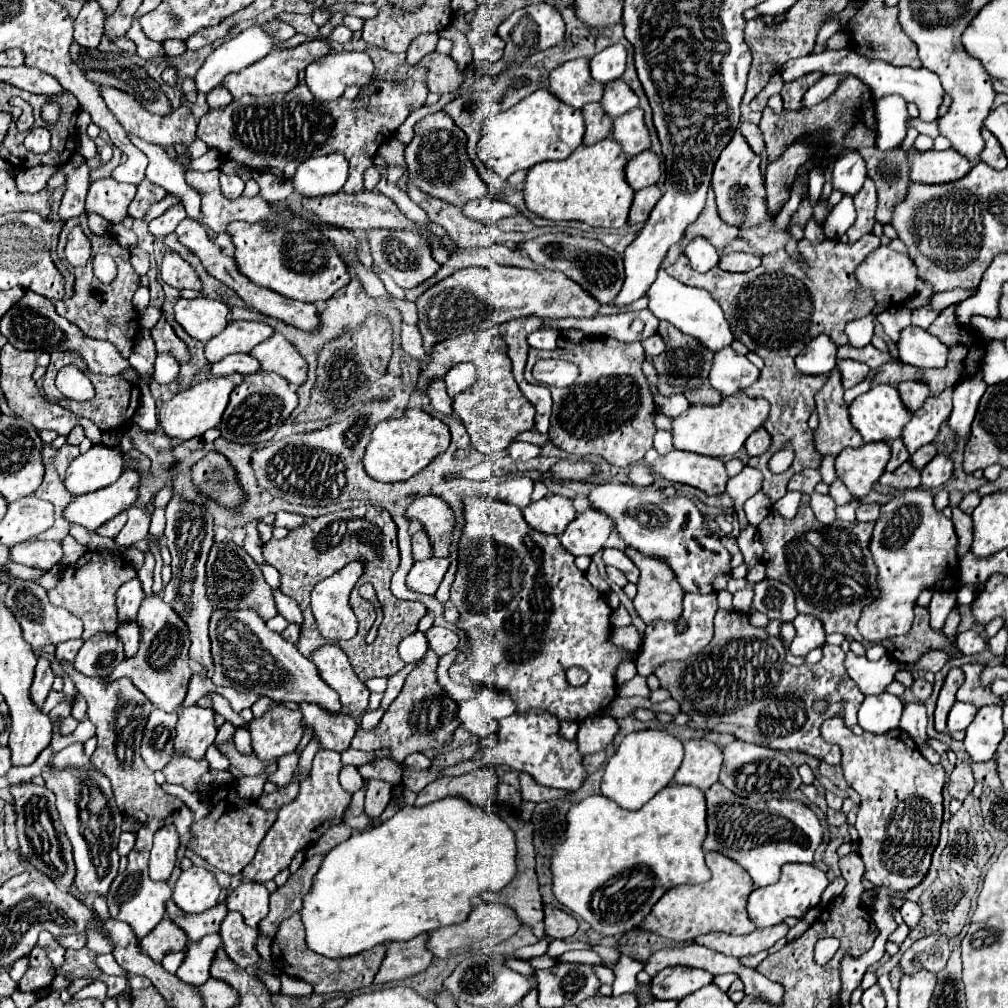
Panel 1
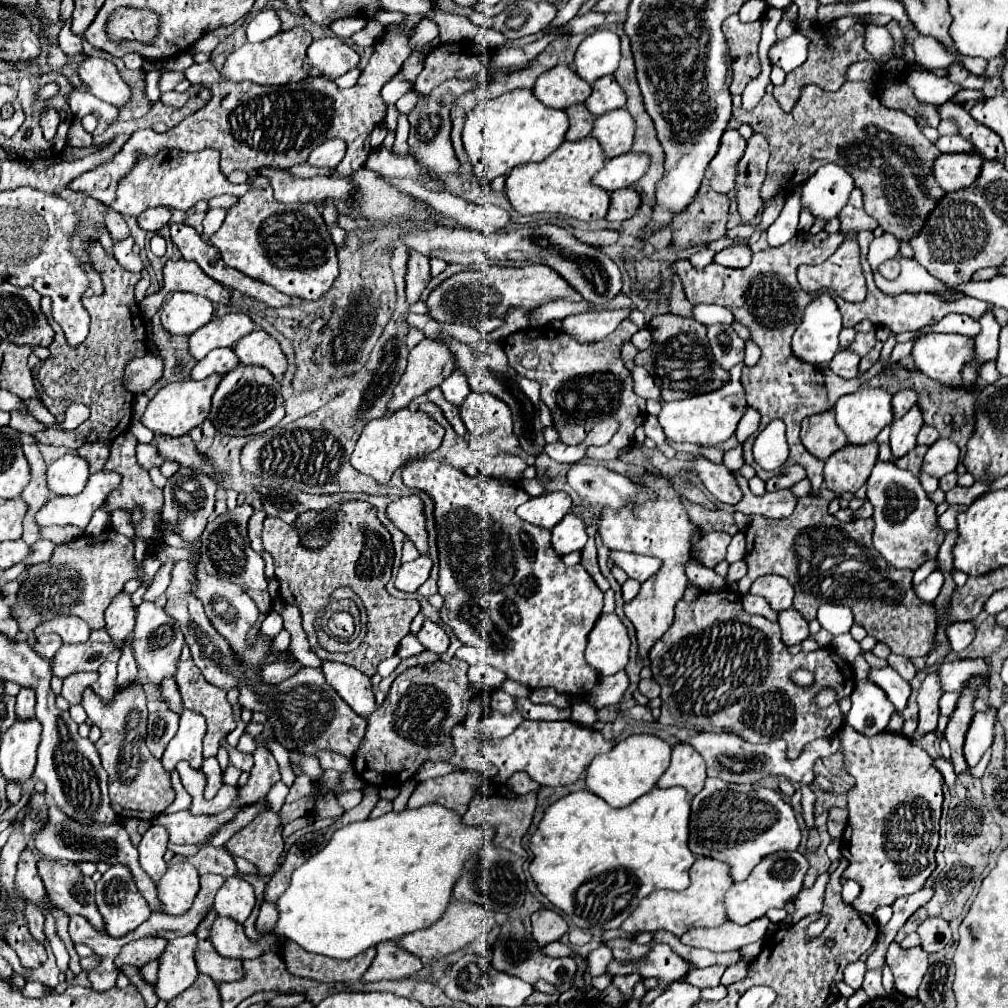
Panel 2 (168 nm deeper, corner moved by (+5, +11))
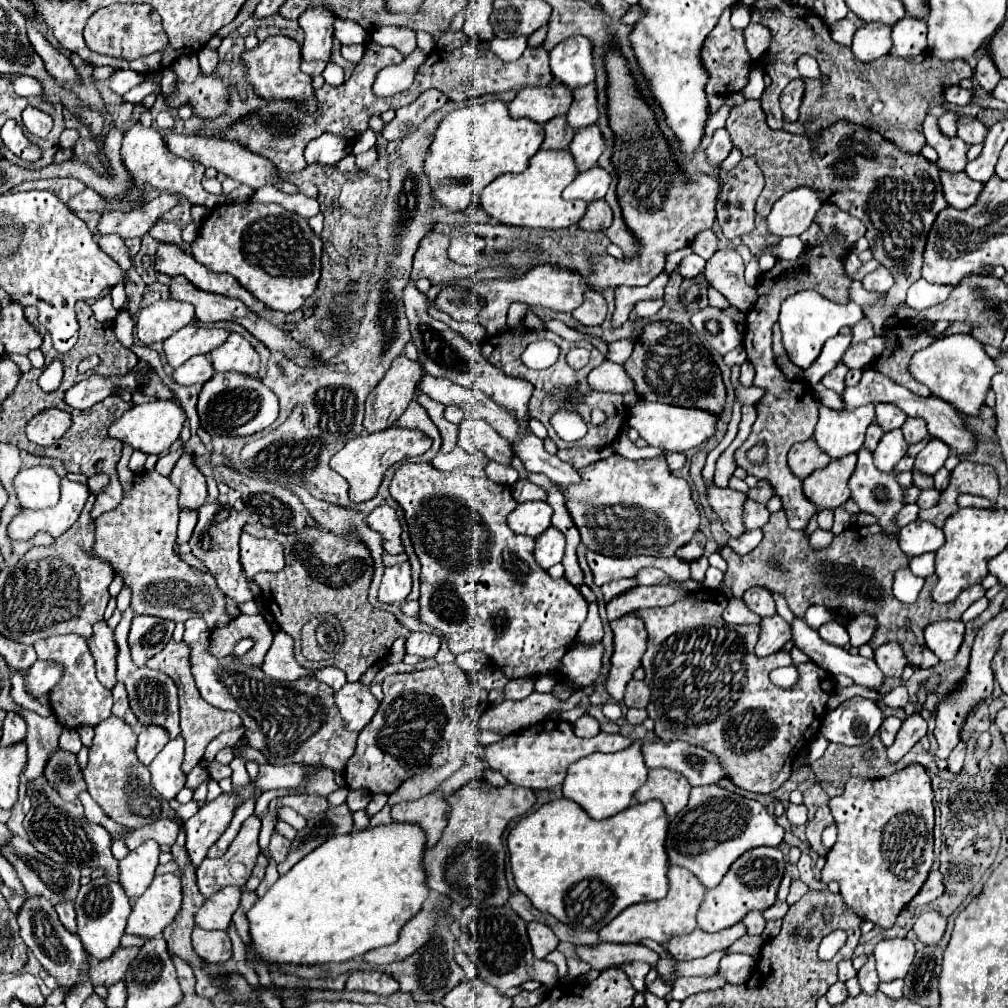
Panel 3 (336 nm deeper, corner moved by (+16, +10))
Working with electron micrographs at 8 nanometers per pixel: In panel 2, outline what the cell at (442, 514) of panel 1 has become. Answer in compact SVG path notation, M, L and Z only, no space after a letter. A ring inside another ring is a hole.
M417 495L401 497L387 505L387 517L393 521L397 529L405 533L405 537L417 547L419 553L427 553L427 531L423 517L423 503Z

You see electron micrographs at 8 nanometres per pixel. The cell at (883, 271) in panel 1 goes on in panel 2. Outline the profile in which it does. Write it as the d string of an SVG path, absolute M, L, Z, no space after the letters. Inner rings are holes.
M889 259L889 261L885 261L885 263L879 265L879 273L885 279L889 279L889 281L897 279L899 277L899 271L901 271L901 267L899 267L899 261L897 259Z

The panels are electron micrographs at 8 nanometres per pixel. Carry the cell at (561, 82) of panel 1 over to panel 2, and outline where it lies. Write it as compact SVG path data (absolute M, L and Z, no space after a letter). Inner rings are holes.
M557 65L541 75L533 87L533 95L551 109L567 109L583 103L591 93L591 85L583 81L569 65Z

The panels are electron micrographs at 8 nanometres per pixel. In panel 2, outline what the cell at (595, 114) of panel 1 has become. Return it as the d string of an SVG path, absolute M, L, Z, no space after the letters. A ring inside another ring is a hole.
M571 105L567 111L569 117L569 129L567 129L567 141L579 141L583 137L587 137L593 129L593 121L587 107L581 105Z

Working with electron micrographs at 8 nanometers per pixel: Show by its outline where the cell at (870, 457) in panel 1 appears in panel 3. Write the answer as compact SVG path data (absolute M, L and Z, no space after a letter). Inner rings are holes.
M856 454L832 460L826 468L812 472L804 478L804 494L810 502L822 508L842 506L850 498L848 480L856 468Z

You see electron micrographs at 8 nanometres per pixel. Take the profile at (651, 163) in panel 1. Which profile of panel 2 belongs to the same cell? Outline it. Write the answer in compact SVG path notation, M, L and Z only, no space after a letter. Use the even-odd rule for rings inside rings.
M625 153L615 159L609 159L601 171L595 173L593 183L603 187L607 193L613 193L623 187L631 187L649 167L649 155Z

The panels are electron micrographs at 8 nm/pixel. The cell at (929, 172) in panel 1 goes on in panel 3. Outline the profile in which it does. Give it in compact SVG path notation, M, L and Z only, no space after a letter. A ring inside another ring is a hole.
M940 170L940 182L942 182L948 204L960 210L972 206L972 202L976 202L976 196L982 190L982 184L972 180L966 172Z

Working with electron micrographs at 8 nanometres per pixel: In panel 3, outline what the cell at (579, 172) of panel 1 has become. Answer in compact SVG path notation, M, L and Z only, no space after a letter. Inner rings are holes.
M540 150L530 166L520 174L498 176L484 192L480 192L482 208L496 218L500 224L512 224L522 228L568 228L578 224L588 210L588 202L572 200L566 202L560 194L576 178L578 168L570 150Z

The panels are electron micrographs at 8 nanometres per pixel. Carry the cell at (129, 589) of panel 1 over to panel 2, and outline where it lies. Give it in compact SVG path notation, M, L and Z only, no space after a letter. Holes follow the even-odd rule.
M119 593L105 611L105 631L111 635L115 649L119 651L127 641L131 641L131 631L135 625L135 611L131 595Z

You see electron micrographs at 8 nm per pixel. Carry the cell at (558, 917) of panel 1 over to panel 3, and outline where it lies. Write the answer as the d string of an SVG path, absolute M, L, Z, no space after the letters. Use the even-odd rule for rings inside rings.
M528 922L528 936L536 958L544 958L548 952L552 952L558 946L556 934L546 924L540 922Z

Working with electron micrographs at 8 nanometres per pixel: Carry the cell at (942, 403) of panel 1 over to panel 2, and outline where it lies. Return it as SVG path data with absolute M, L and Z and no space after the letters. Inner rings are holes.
M917 405L909 409L909 413L897 421L891 423L891 453L893 459L899 459L907 455L917 443L917 433L923 425L923 417Z

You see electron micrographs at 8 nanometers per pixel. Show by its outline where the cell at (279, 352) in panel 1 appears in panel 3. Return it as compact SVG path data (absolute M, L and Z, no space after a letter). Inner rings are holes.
M232 332L228 340L210 354L216 372L236 370L240 374L258 374L260 370L260 354L254 346L242 336Z

